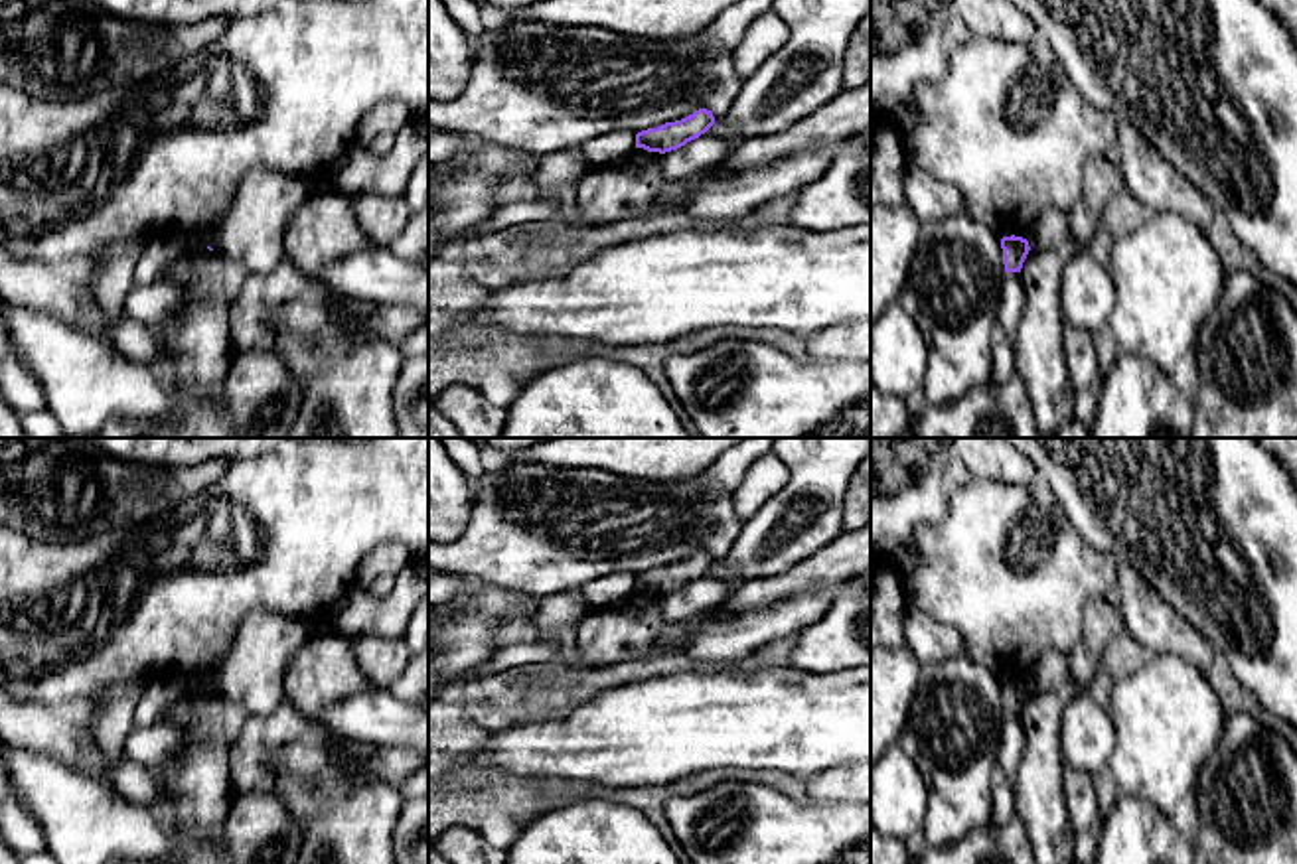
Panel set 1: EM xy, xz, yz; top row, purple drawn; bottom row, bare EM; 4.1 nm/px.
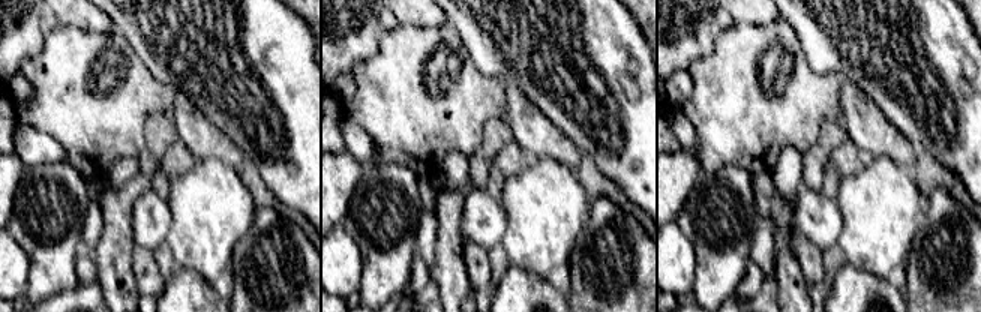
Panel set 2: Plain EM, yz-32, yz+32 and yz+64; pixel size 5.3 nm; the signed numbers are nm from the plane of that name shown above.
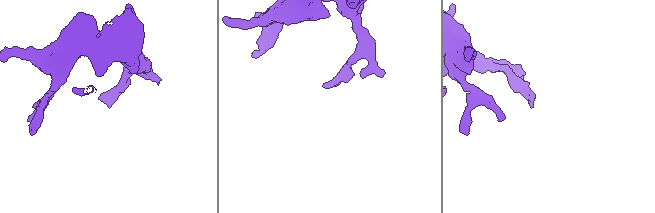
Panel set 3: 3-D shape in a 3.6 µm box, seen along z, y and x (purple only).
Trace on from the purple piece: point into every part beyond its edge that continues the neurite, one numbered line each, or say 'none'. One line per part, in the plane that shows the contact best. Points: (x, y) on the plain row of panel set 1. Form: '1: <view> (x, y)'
none

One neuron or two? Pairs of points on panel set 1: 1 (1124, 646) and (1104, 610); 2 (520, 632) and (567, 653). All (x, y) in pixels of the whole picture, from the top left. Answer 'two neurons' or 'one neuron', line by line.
1: two neurons
2: one neuron

